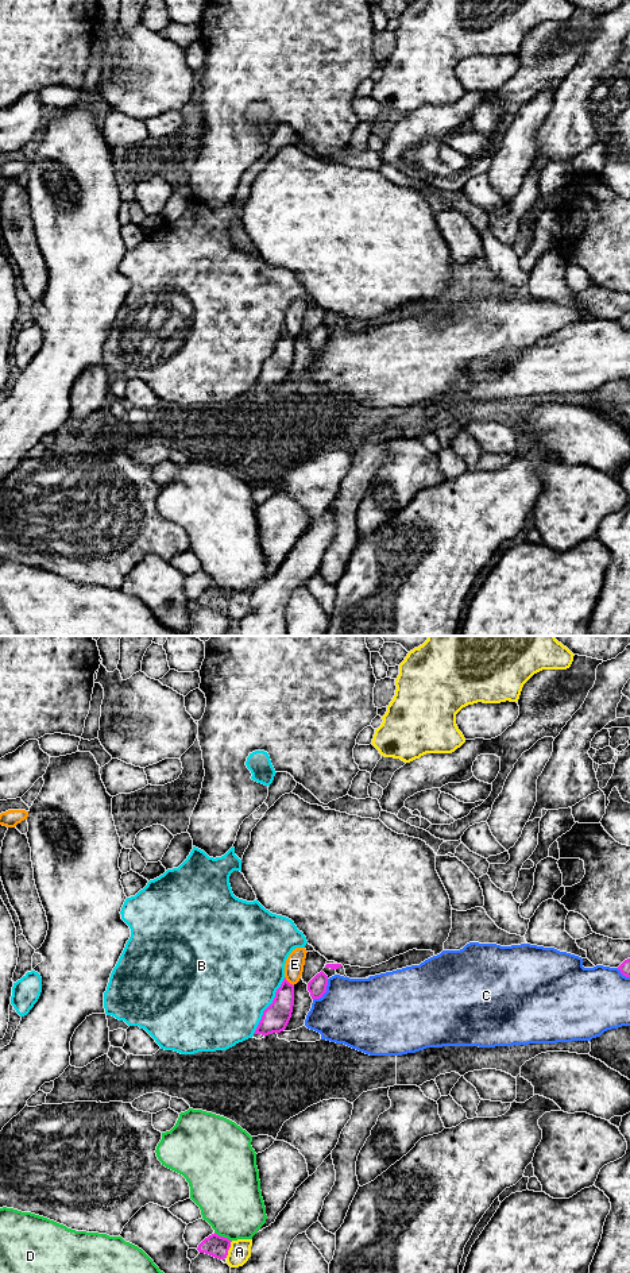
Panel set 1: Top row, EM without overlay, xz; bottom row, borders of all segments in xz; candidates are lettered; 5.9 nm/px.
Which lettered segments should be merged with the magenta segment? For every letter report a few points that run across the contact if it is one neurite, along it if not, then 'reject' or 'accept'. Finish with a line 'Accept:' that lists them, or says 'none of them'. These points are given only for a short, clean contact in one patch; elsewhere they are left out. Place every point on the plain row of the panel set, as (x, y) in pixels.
A: reject
B: reject
C: reject
D: reject
E: xz (285, 328), (293, 338) | reject
Accept: none of them

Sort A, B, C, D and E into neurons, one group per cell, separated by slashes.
A E / B / C / D

